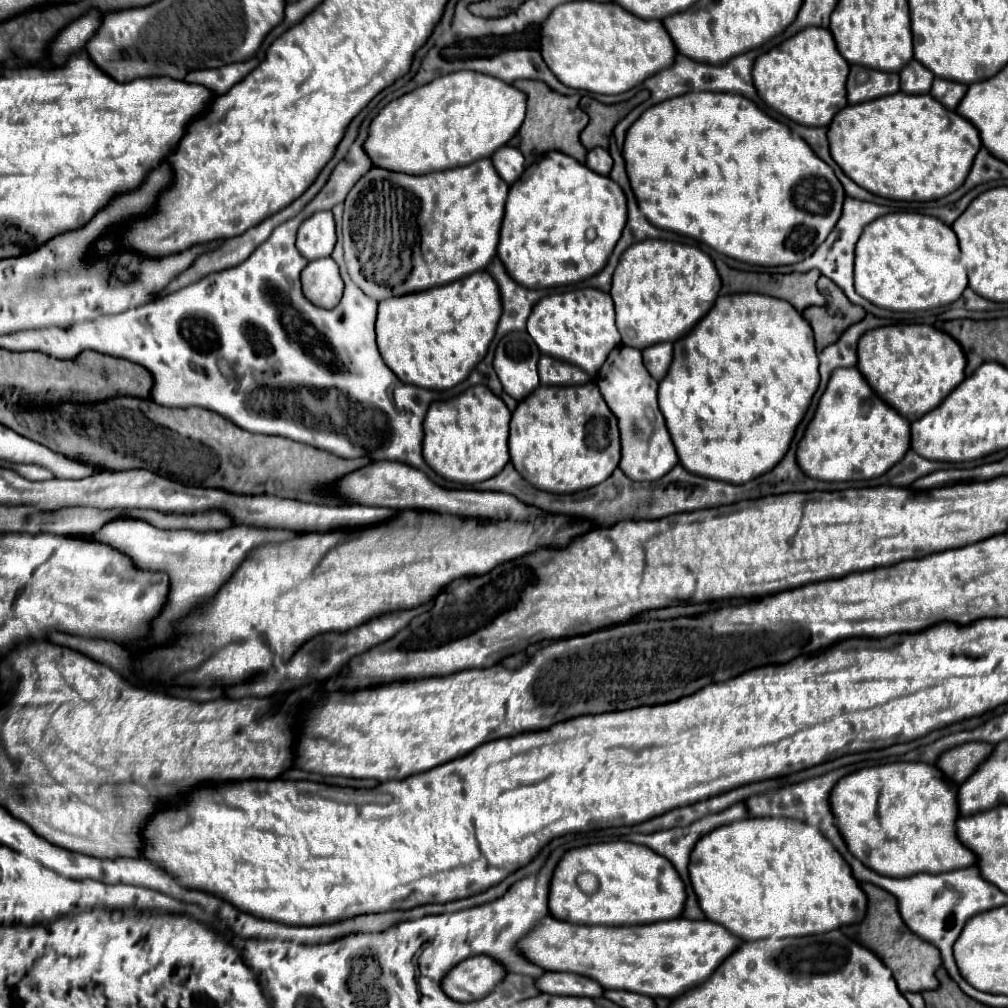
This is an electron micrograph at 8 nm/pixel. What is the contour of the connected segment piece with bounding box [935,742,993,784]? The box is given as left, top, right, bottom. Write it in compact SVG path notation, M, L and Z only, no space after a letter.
M967 742L961 746L955 746L951 750L945 750L935 766L955 784L961 784L967 780L967 776L971 776L975 772L975 766L979 766L979 762L983 762L983 758L987 758L987 754L991 754L993 746L987 746L987 742Z

